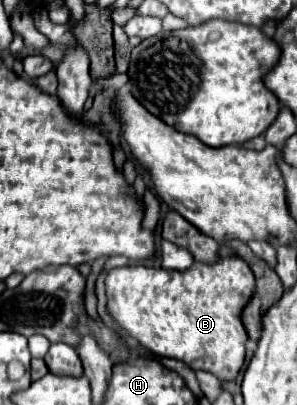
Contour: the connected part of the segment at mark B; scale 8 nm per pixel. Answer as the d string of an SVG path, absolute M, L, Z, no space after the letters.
M225 256L213 264L193 262L187 270L165 270L147 268L141 264L113 268L105 278L107 310L117 324L135 338L143 348L157 356L167 356L185 362L193 370L205 370L215 374L219 380L235 380L245 360L247 332L241 324L241 310L249 302L255 288L251 268L239 256Z

